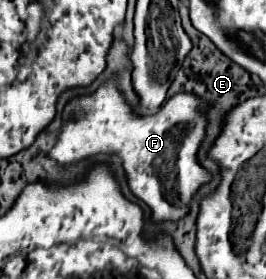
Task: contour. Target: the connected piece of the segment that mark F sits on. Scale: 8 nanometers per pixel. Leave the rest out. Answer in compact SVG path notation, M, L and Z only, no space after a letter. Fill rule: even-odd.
M107 81L93 95L77 97L65 107L63 131L59 143L49 155L59 163L75 163L99 153L119 155L127 171L130 190L151 207L153 221L177 221L189 211L193 193L212 179L209 171L197 163L197 149L205 137L207 125L201 113L205 107L207 103L197 95L181 93L165 101L161 111L155 115L137 117L115 87L115 81ZM75 113L77 121L71 121ZM162 184L169 187L162 191Z

